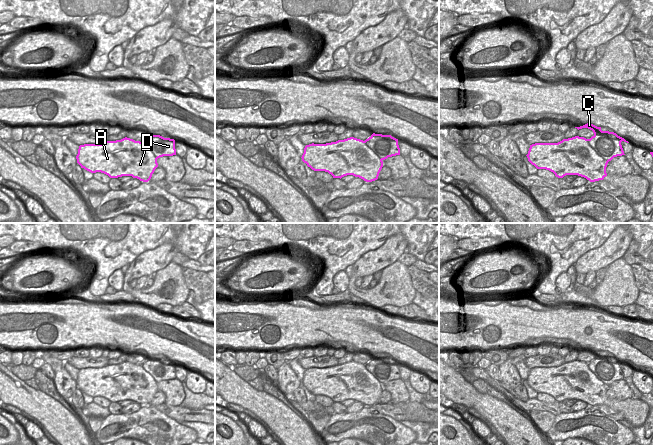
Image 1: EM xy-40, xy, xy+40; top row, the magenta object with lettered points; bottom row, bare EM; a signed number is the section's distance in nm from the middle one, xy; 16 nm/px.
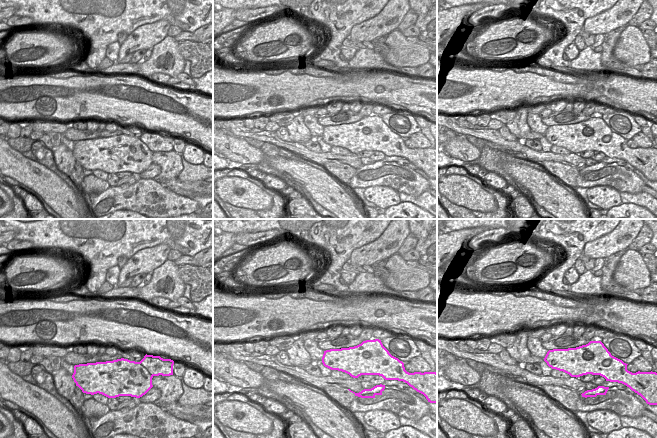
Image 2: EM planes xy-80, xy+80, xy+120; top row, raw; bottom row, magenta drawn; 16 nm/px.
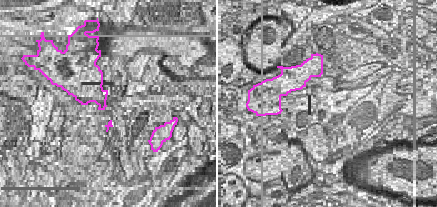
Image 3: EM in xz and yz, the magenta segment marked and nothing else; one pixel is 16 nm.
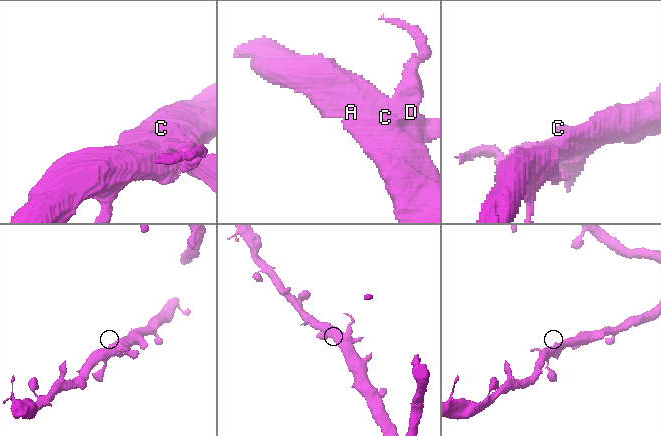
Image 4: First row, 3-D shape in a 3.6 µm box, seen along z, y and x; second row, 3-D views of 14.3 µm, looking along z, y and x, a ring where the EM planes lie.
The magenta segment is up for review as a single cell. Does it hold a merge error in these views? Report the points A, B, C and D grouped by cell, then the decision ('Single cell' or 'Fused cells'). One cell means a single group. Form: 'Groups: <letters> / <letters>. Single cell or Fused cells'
Groups: A B C D. Single cell

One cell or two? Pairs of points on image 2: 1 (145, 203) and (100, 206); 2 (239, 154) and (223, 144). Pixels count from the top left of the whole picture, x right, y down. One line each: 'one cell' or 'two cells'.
1: one cell
2: one cell

